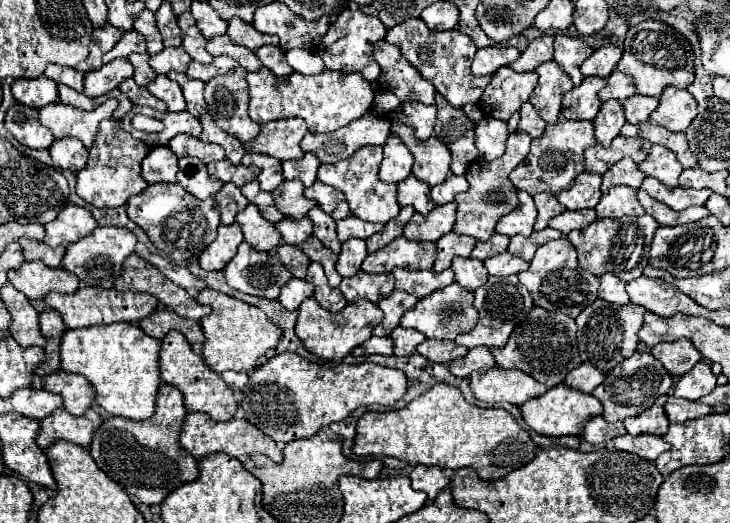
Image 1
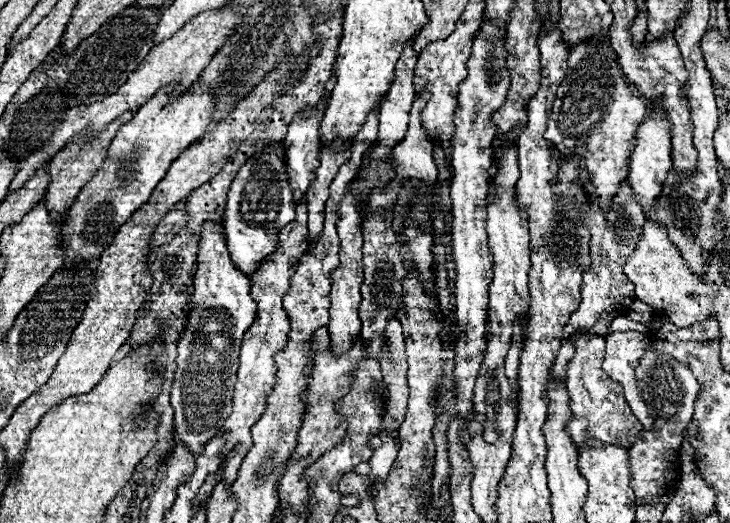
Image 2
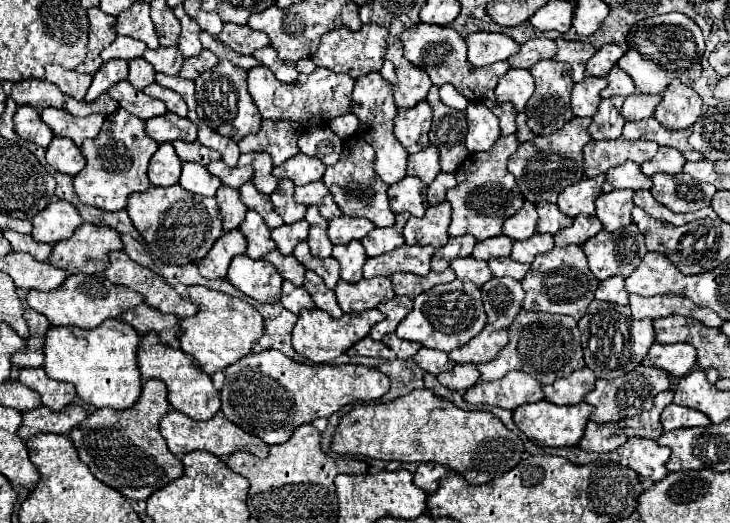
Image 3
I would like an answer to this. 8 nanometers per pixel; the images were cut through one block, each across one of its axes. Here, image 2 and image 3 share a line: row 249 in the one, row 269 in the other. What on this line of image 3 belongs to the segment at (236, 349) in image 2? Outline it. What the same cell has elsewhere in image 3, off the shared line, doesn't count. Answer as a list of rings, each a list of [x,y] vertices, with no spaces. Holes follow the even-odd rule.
[[[238,228],[224,232],[214,242],[214,248],[206,254],[206,258],[200,260],[200,264],[198,264],[200,274],[204,278],[224,278],[232,256],[238,256],[244,250],[246,250],[246,238]]]

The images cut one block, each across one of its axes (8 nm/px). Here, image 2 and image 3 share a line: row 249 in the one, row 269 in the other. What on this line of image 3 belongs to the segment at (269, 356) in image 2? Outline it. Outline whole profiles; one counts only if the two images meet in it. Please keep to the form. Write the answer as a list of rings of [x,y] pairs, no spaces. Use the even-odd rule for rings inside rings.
[[[272,250],[264,256],[266,262],[274,264],[274,268],[280,272],[280,276],[284,280],[290,280],[294,286],[302,286],[304,282],[304,274],[306,274],[306,268],[290,254],[290,256],[284,256],[280,254],[278,250]]]

